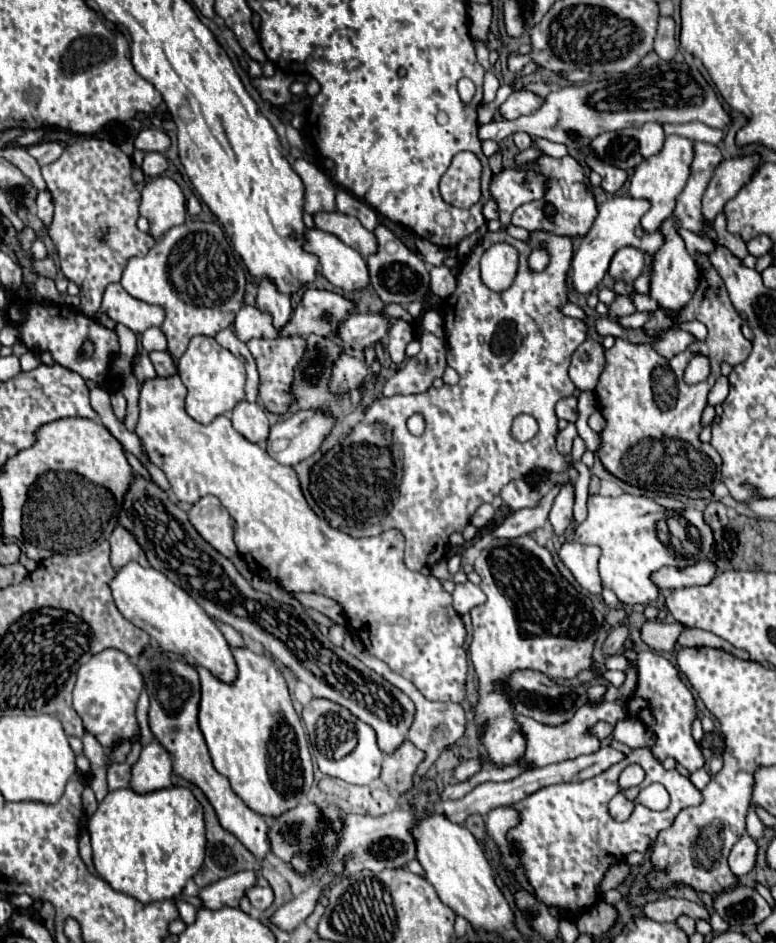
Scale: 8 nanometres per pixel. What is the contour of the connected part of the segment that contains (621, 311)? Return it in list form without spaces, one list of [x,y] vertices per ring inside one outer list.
[[[617,294],[617,298],[609,304],[609,318],[623,318],[623,316],[631,316],[635,314],[635,304],[633,304],[633,298],[631,296],[623,296],[623,294]]]

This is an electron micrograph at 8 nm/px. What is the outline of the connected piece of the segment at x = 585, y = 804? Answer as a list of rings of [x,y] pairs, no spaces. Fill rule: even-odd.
[[[639,748],[615,766],[607,768],[597,778],[547,786],[523,798],[523,802],[517,802],[515,806],[519,806],[523,822],[515,826],[515,830],[511,830],[509,838],[523,854],[527,878],[533,884],[539,902],[557,906],[565,916],[573,916],[579,910],[587,910],[599,900],[599,890],[595,890],[595,886],[599,886],[599,882],[603,880],[603,870],[607,870],[607,866],[625,860],[625,856],[631,852],[645,852],[651,842],[655,842],[657,834],[671,826],[679,810],[697,806],[701,802],[703,796],[689,778],[681,776],[677,770],[665,770],[659,762],[655,762],[655,758],[651,758],[649,748]],[[629,764],[639,764],[645,770],[645,780],[635,788],[623,790],[627,800],[635,800],[641,788],[659,782],[671,796],[671,804],[665,812],[655,812],[643,808],[641,804],[635,804],[629,820],[617,822],[611,818],[609,800],[621,790],[617,778]]]

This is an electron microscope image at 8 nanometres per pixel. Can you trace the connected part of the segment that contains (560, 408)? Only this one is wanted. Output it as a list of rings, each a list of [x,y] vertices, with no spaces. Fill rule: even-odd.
[[[569,396],[569,398],[559,400],[555,406],[555,414],[557,418],[563,418],[567,422],[575,422],[577,420],[577,398]]]

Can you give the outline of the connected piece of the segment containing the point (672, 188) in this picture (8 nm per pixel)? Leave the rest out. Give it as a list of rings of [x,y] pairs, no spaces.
[[[667,136],[663,150],[655,158],[647,158],[647,162],[641,162],[635,168],[635,174],[629,184],[629,196],[631,198],[645,198],[651,204],[649,212],[641,218],[641,226],[643,226],[645,234],[655,232],[673,214],[675,198],[683,192],[683,188],[687,184],[691,158],[693,158],[691,140],[681,138],[681,136]]]

